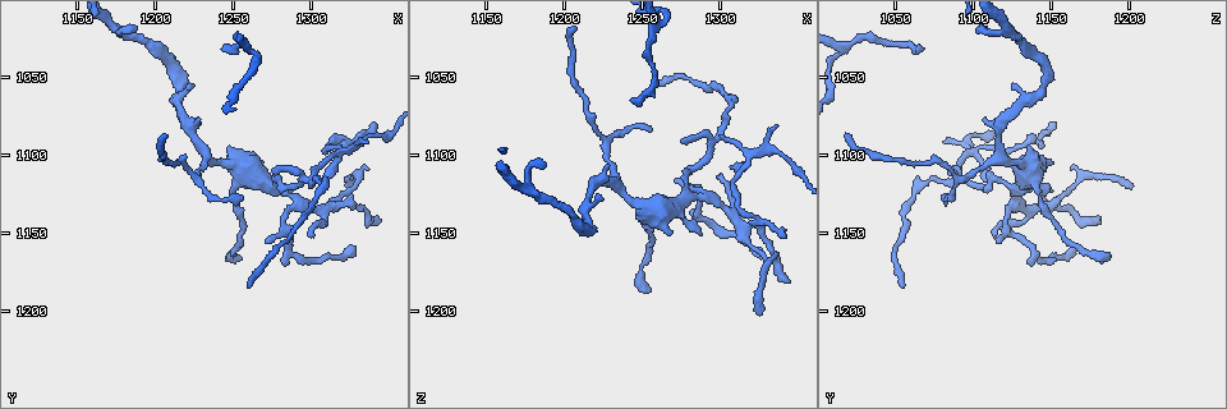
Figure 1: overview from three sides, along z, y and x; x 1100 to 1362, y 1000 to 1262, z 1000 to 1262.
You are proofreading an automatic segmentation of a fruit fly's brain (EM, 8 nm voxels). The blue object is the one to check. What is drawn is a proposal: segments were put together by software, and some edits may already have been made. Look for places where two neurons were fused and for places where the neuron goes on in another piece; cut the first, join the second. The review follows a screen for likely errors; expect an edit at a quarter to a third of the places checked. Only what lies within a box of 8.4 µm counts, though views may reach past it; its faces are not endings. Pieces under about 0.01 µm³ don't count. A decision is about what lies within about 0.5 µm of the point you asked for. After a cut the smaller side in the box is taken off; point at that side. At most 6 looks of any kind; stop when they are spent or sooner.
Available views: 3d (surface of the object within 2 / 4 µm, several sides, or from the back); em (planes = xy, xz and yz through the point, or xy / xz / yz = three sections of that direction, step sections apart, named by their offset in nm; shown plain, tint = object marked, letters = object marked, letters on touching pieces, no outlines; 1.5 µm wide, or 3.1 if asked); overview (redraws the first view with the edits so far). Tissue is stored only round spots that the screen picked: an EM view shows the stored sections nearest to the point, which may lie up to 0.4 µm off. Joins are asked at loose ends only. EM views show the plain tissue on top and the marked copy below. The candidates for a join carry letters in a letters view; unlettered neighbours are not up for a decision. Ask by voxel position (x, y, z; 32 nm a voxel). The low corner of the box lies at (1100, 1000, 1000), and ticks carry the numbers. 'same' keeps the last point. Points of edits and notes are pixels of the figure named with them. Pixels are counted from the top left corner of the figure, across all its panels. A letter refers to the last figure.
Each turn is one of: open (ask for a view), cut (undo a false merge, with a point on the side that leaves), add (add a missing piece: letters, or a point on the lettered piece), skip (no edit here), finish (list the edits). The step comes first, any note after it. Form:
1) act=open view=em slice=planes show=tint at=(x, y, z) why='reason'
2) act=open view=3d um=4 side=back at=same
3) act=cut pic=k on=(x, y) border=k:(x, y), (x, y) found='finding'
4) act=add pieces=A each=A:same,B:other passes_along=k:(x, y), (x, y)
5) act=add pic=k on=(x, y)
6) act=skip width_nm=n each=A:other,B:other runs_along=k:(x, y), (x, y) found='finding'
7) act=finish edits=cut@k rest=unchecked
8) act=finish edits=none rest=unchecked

act=open view=em slice=planes show=letters at=(1244, 1028, 1062) why='free end'

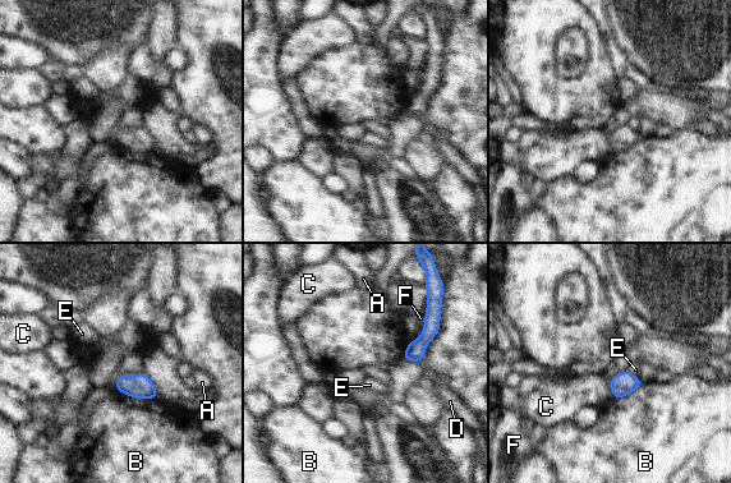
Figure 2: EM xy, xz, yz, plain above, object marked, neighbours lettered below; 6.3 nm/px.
act=skip each=A:other,B:other,C:other,D:other,E:other,F:other found='none of them fits'

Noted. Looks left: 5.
act=open view=em slice=xz step=8 show=letters at=(1208, 1088, 1016) why='thin end'

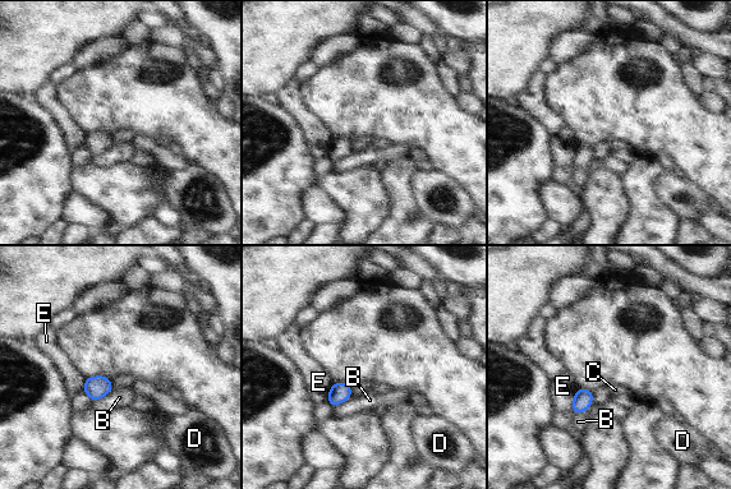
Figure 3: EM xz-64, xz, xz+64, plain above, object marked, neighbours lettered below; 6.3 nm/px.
act=open view=em slice=planes show=letters at=same why='another direction'

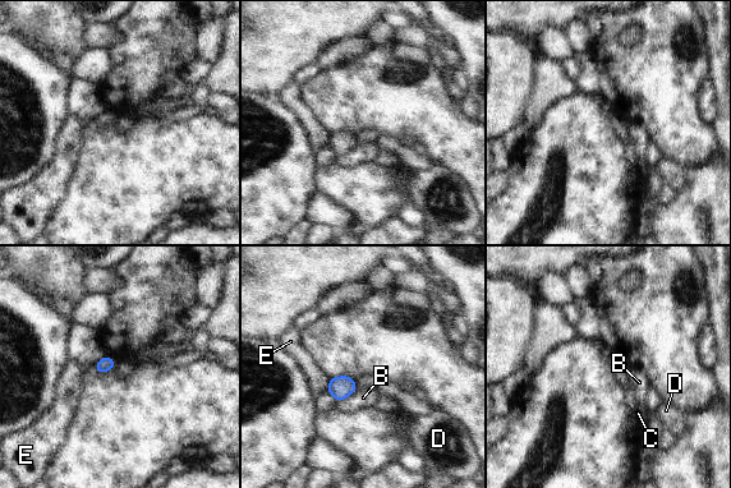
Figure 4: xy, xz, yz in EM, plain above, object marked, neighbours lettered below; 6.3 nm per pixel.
act=skip each=B:other,C:other,D:other,E:other border=4:(357, 388), (338, 401) found='no lettered piece goes on from it'

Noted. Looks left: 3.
act=open view=em slice=xy step=8 show=letters at=(1290, 1164, 1142) why='narrows sharply'

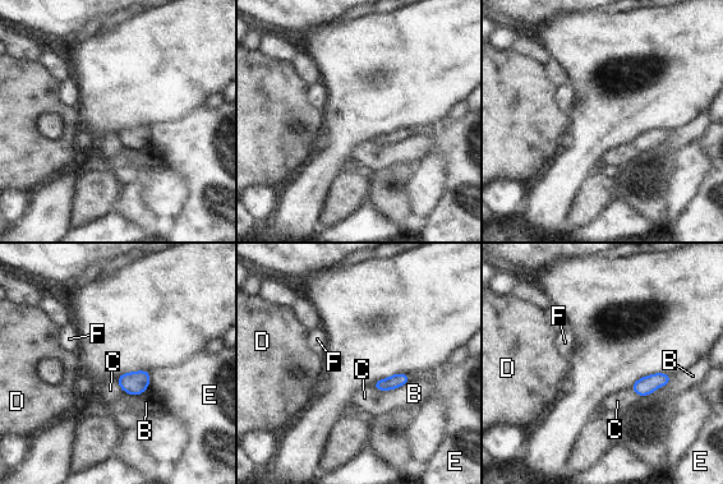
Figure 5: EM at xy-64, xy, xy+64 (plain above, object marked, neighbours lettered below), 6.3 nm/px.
act=open view=em slice=planes show=letters at=same why='cut it another way'

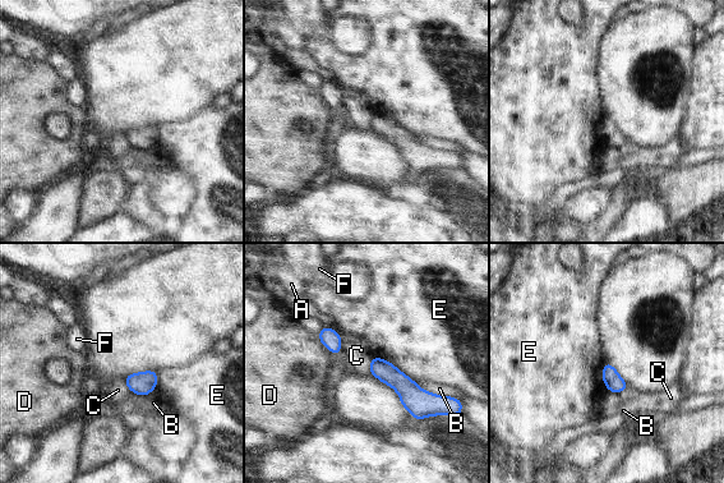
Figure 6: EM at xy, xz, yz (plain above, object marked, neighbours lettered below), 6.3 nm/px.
act=skip width_nm=110 each=A:other,B:other,C:other,D:other,E:other,F:other found='one neuron here'

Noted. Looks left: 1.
act=finish edits=none rest=unchecked

